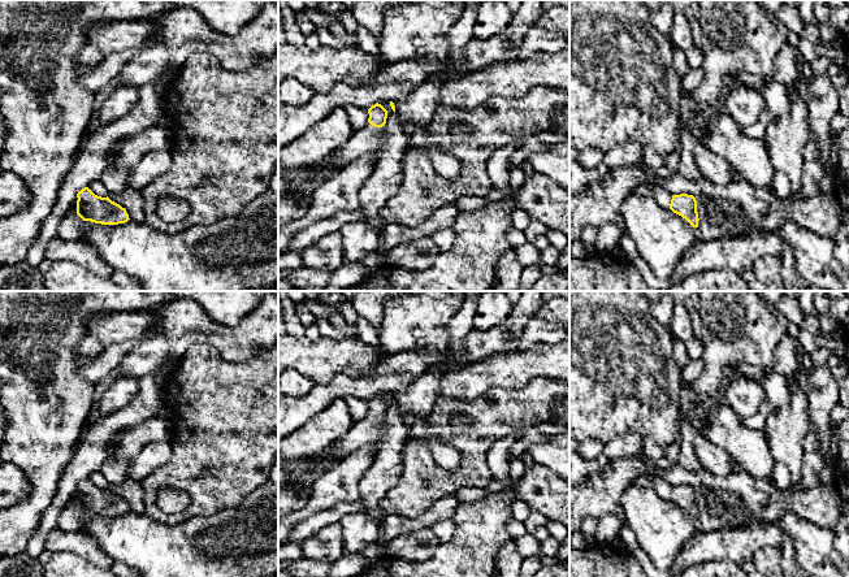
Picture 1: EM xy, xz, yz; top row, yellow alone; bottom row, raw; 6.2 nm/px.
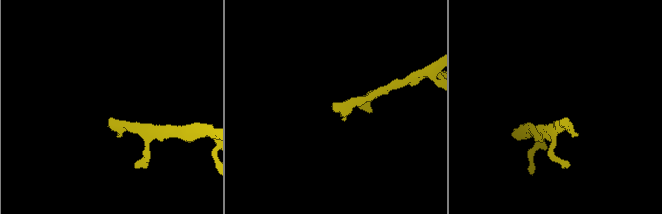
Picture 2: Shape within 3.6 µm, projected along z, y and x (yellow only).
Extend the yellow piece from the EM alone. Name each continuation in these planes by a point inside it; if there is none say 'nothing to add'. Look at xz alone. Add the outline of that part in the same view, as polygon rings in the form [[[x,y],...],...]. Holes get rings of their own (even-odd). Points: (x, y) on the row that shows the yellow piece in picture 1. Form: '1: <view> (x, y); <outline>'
1: xz (364, 142); [[[369,122],[361,129],[354,130],[350,140],[334,152],[315,173],[309,175],[312,188],[334,177],[347,164],[361,157],[369,157],[374,165],[382,155],[381,139],[387,134],[386,126],[374,127]]]

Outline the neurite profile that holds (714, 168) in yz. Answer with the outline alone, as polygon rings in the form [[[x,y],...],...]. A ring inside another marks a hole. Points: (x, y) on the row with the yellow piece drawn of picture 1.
[[[703,143],[694,147],[693,155],[702,178],[712,185],[725,186],[738,175],[737,170],[724,157],[712,152]]]

